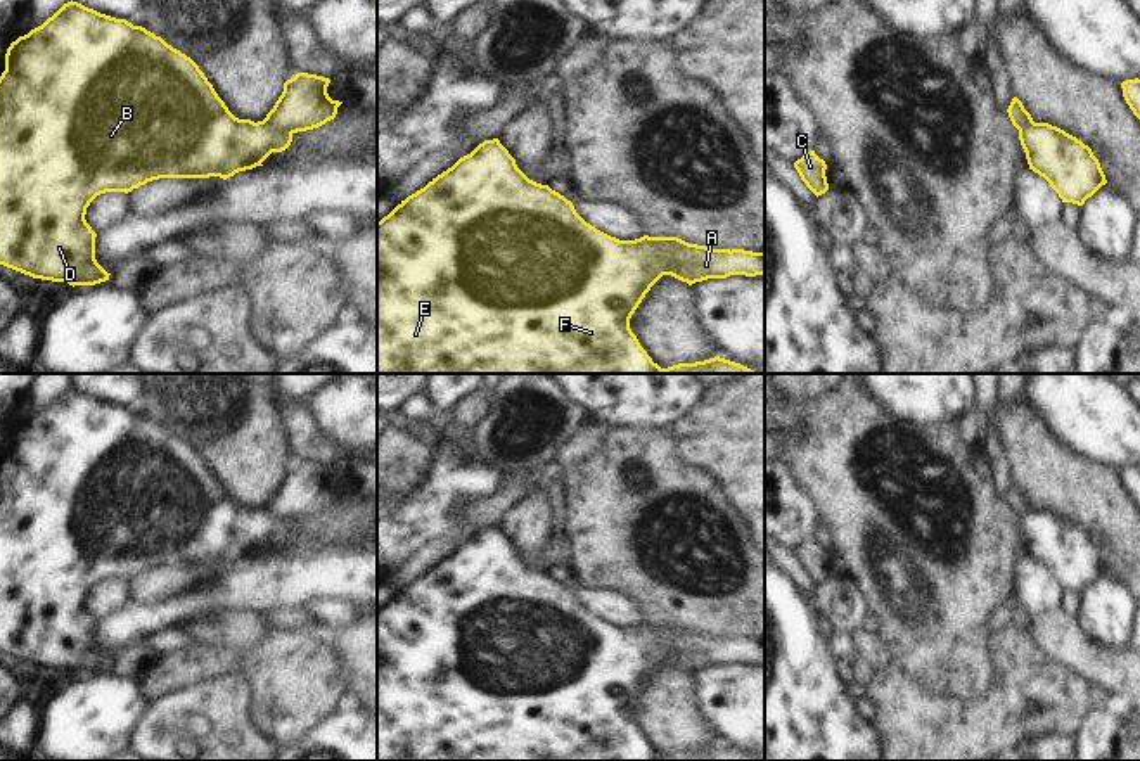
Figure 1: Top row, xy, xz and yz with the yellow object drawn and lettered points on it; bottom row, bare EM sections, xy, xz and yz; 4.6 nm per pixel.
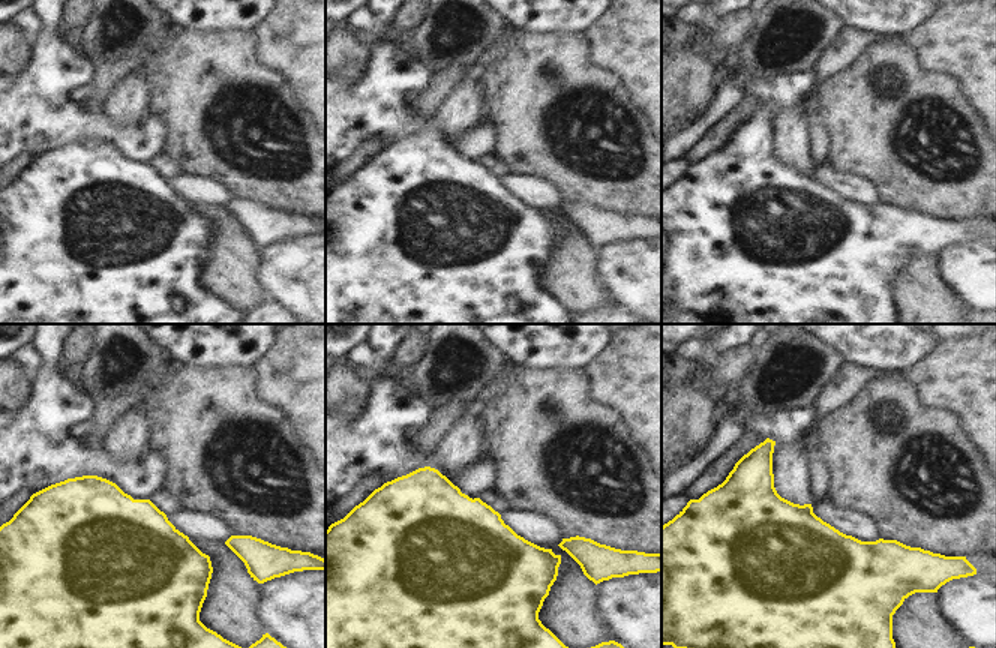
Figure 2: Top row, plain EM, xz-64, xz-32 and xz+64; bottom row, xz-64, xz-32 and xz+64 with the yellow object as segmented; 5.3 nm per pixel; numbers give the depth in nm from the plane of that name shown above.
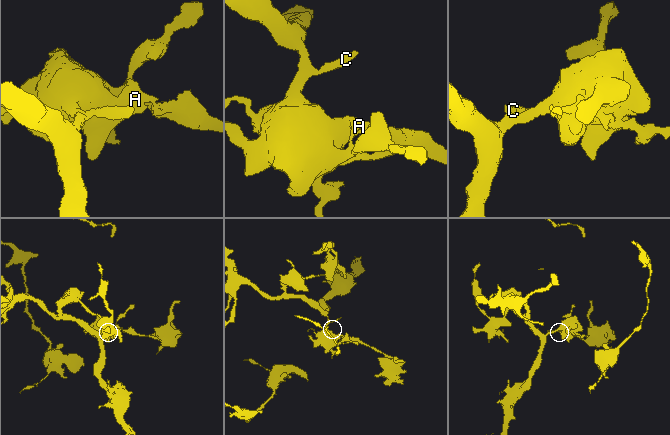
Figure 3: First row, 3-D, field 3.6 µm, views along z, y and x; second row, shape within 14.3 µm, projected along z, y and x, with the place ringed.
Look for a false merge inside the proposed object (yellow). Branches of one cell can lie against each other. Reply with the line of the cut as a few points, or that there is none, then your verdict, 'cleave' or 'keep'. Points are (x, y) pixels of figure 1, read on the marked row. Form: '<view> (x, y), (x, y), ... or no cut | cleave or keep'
xz (653, 237), (672, 256), (678, 267), (678, 277), (685, 281) | cleave

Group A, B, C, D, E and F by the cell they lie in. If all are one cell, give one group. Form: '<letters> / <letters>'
A / B C D E F

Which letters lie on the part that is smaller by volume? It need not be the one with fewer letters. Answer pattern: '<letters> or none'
A

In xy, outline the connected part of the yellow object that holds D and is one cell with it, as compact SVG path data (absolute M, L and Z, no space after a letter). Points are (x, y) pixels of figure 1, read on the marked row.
M78 2L64 3L42 26L31 29L10 43L5 54L5 71L0 76L0 265L29 275L33 278L67 282L69 285L95 285L109 280L109 275L95 259L97 233L86 223L85 214L90 202L106 192L131 192L147 182L159 178L209 178L223 180L239 171L263 166L272 152L285 150L292 142L292 133L273 128L265 121L235 118L218 97L199 66L168 45L161 36L142 26L133 26L126 19L116 19L88 9Z

